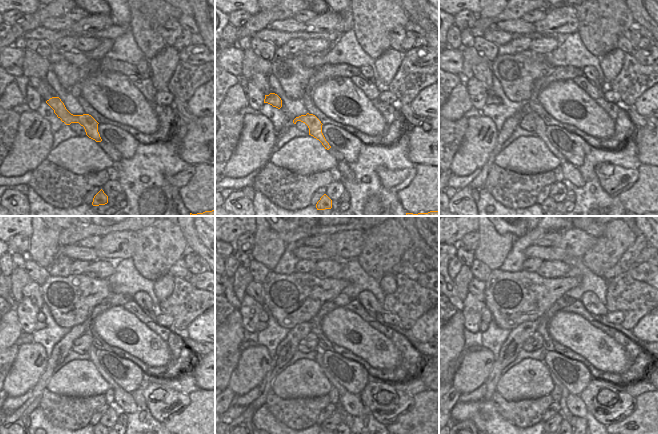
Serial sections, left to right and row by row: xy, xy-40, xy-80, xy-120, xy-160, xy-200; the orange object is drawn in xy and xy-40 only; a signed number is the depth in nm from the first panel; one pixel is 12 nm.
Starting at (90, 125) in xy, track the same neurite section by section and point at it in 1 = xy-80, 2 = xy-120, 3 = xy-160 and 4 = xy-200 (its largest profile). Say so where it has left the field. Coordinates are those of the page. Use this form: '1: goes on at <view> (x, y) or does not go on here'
1: goes on at xy-80 (540, 131)
2: goes on at xy-120 (93, 352)
3: goes on at xy-160 (341, 390)
4: goes on at xy-200 (565, 412)

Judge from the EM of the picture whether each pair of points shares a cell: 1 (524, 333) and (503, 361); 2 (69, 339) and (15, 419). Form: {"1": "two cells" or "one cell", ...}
{"1": "one cell", "2": "one cell"}

